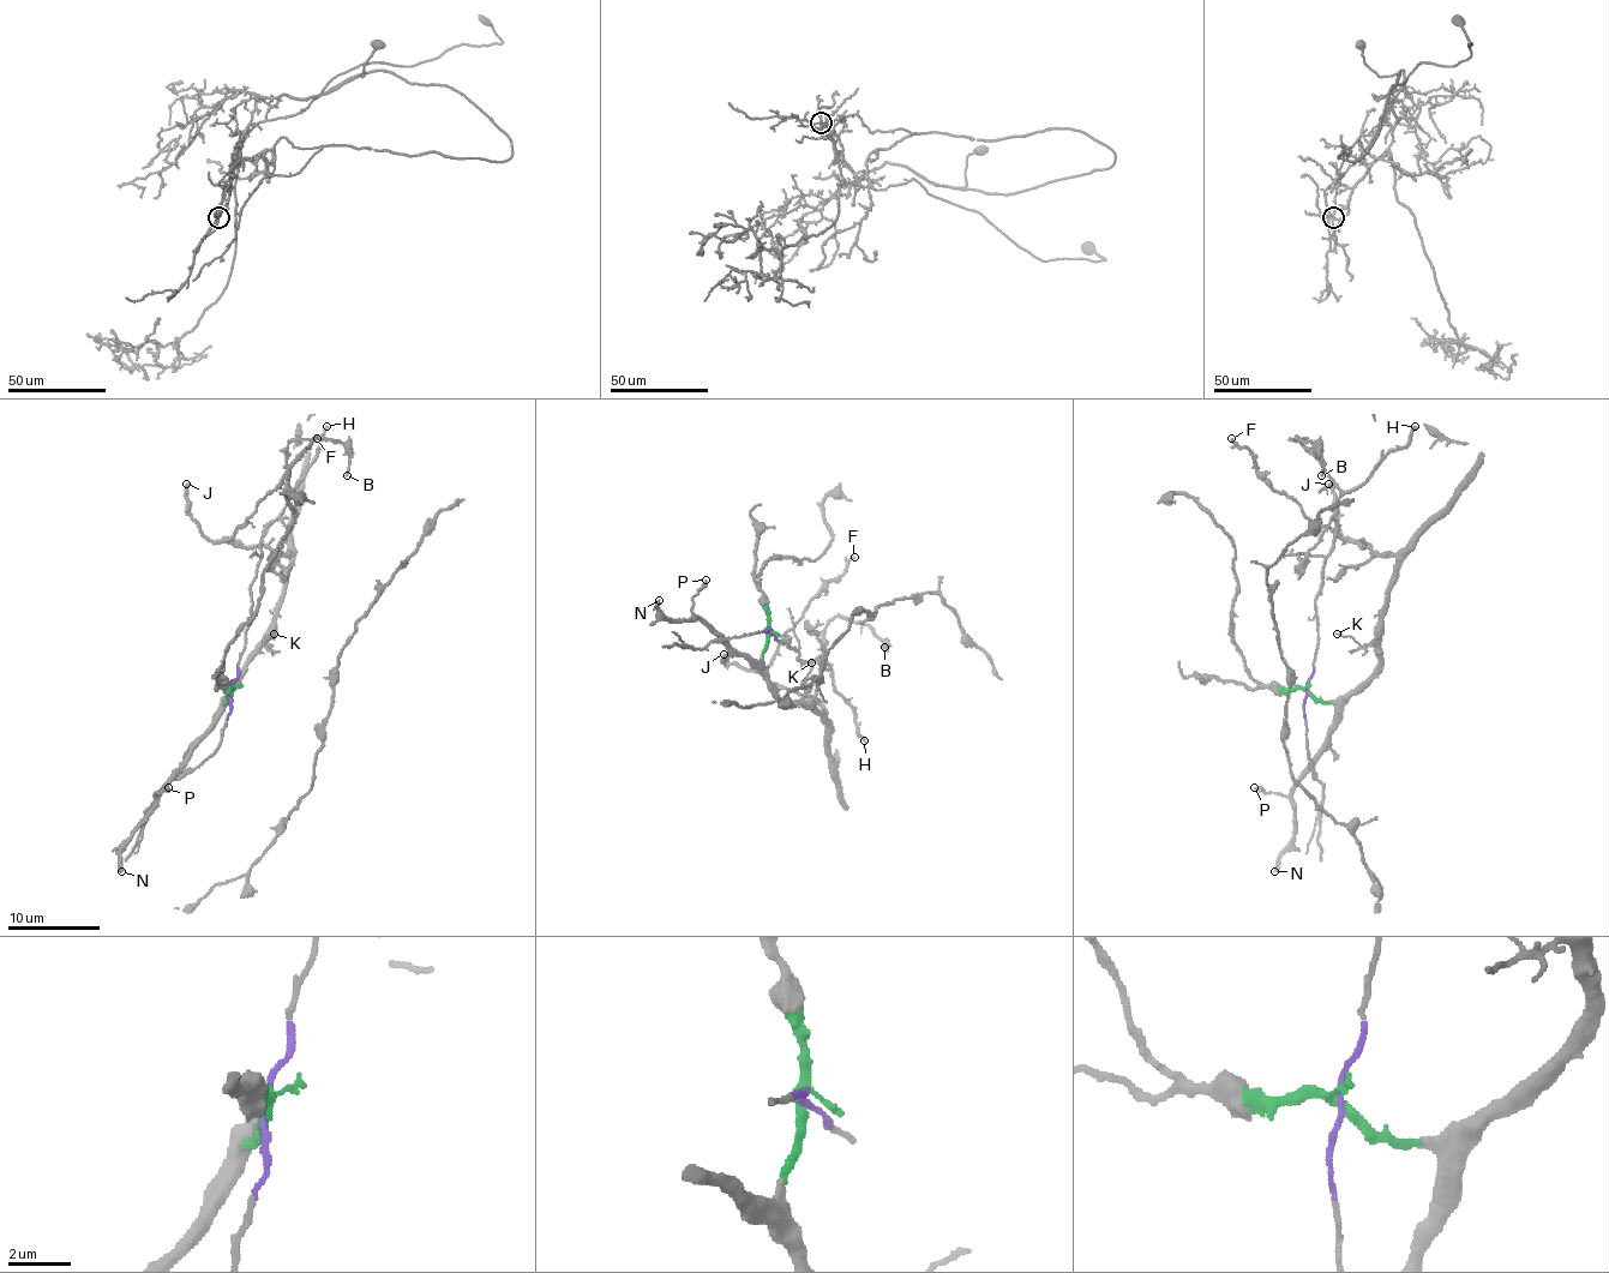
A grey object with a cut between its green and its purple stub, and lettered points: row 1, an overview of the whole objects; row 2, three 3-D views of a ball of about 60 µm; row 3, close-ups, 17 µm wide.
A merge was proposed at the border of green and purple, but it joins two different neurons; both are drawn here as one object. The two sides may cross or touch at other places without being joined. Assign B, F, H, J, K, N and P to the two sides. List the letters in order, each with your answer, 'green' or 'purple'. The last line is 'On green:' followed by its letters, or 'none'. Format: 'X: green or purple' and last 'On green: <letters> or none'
B: purple
F: green
H: purple
J: green
K: green
N: green
P: green
On green: F, J, K, N, P

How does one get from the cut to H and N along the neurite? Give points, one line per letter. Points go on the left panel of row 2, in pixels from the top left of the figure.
H: (230, 690), (245, 630), (251, 622), (263, 532), (316, 457), (328, 425)
N: (230, 690), (212, 730), (161, 792), (157, 808), (120, 854), (122, 870)

